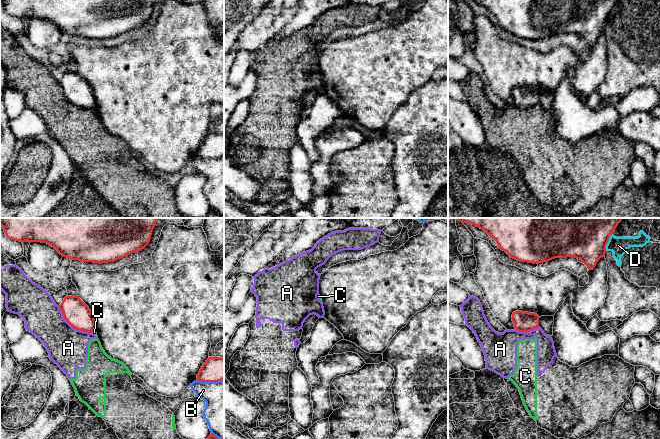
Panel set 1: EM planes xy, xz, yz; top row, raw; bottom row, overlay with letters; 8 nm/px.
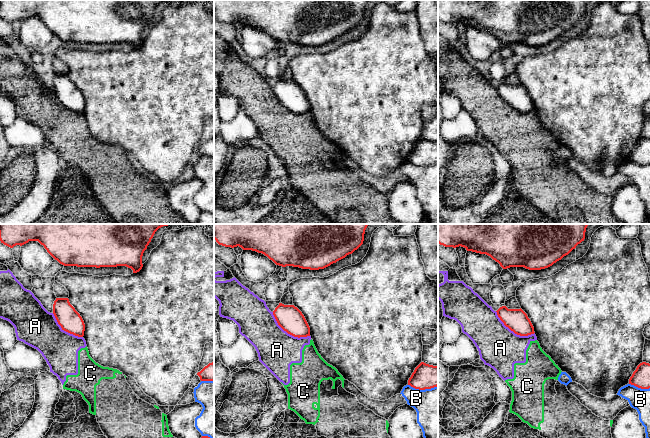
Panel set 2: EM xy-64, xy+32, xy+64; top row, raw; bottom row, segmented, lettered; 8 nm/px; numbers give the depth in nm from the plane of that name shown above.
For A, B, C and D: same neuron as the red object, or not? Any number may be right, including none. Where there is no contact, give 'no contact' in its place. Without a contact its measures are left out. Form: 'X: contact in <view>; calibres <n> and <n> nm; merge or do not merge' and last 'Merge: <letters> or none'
A: contact in xy; calibres 200 and 320 nm; do not merge
B: contact in xy; calibres 200 and 300 nm; do not merge
C: contact in xy; calibres 200 and 30 nm; do not merge
D: contact in yz; calibres 500 and 140 nm; do not merge
Merge: none

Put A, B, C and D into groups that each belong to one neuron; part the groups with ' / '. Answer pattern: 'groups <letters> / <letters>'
groups A C / B / D

